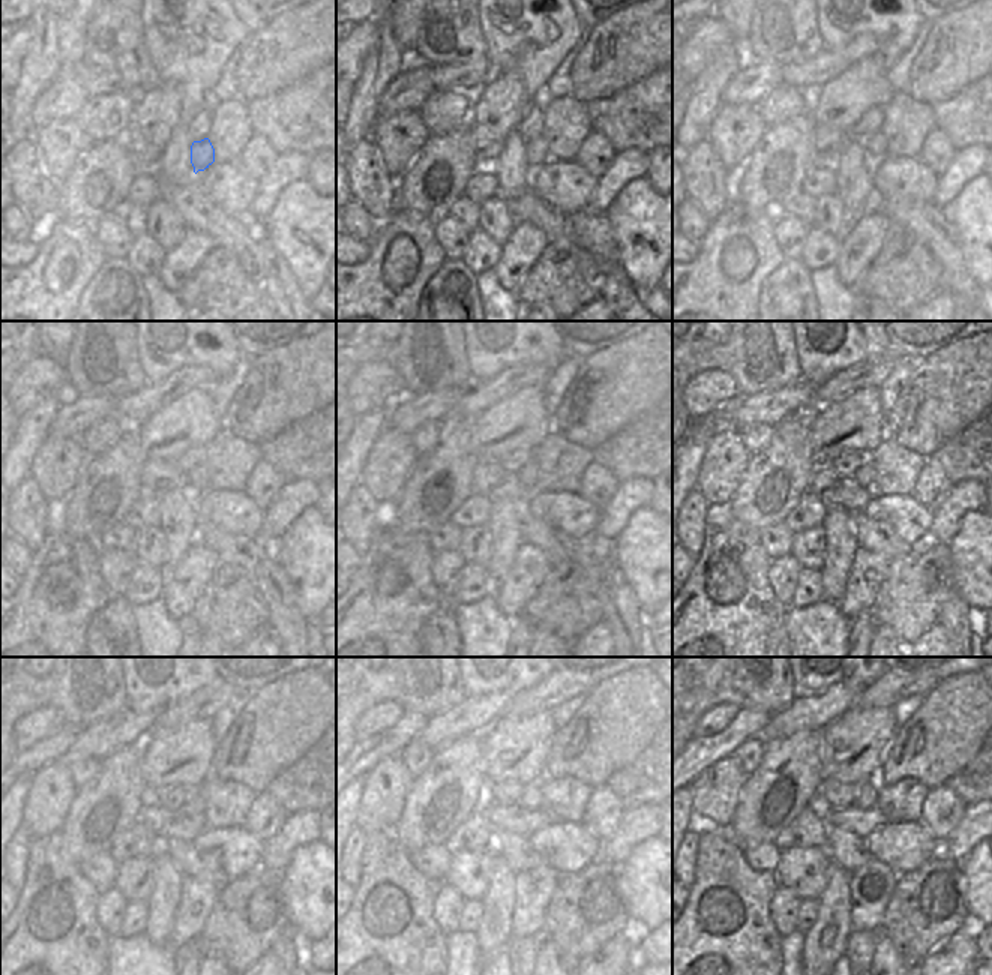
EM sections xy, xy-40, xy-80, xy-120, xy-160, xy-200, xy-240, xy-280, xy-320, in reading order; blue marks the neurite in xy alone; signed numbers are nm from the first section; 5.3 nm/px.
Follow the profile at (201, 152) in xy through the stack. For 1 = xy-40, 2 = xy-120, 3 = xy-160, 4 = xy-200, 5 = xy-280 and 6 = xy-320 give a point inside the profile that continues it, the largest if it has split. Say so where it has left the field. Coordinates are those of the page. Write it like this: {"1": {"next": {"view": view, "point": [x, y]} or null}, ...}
{"1": {"next": {"view": "xy-40", "point": [538, 155]}}, "2": {"next": {"view": "xy-120", "point": [197, 480]}}, "3": {"next": {"view": "xy-160", "point": [529, 476]}}, "4": {"next": {"view": "xy-200", "point": [865, 476]}}, "5": {"next": {"view": "xy-280", "point": [532, 798]}}, "6": {"next": {"view": "xy-320", "point": [866, 798]}}}

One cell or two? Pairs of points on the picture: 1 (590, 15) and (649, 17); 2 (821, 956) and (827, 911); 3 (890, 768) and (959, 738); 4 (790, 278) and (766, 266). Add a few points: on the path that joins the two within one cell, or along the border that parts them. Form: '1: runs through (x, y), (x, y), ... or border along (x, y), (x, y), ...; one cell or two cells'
1: border along (611, 15), (590, 30); two cells
2: runs through (818, 945), (818, 932), (827, 921); one cell
3: runs through (907, 758), (920, 755), (943, 738); one cell
4: border along (784, 260), (761, 284), (761, 294), (757, 302); two cells

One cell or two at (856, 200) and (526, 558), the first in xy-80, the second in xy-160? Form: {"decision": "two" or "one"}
{"decision": "two"}

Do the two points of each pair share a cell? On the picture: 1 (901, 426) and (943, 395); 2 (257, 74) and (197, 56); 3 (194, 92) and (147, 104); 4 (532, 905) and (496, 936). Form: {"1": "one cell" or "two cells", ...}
{"1": "one cell", "2": "two cells", "3": "two cells", "4": "two cells"}

